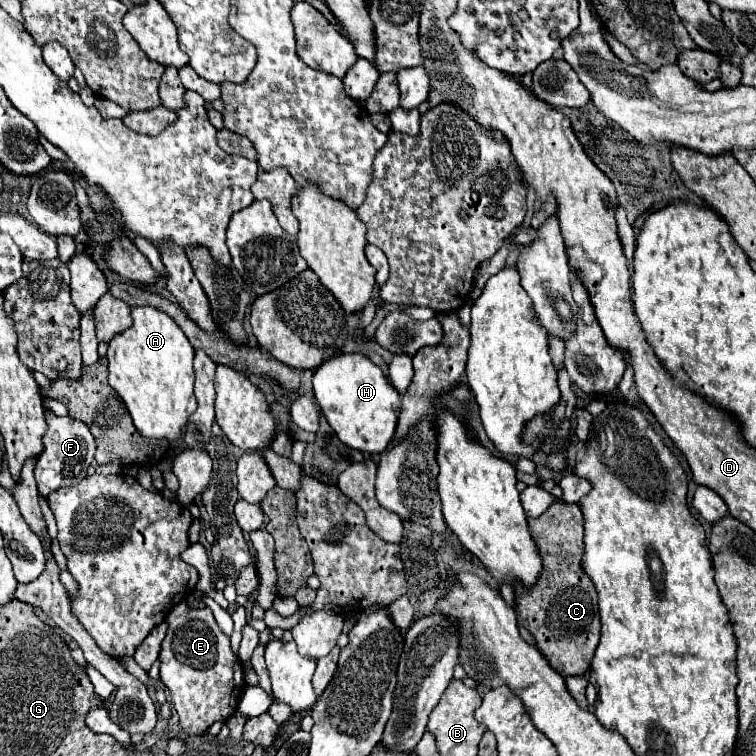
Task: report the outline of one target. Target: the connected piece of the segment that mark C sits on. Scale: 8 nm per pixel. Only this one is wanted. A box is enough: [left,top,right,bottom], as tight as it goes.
[515,503,599,675]

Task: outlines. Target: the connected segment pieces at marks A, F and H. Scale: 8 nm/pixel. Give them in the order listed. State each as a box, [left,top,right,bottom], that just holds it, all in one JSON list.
[[109,307,197,445],[35,411,95,499],[313,353,401,453]]

